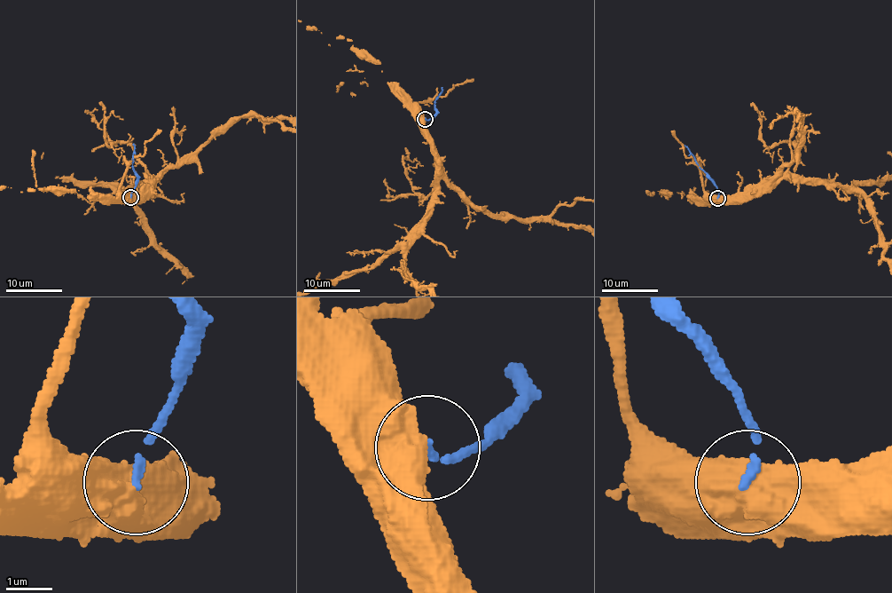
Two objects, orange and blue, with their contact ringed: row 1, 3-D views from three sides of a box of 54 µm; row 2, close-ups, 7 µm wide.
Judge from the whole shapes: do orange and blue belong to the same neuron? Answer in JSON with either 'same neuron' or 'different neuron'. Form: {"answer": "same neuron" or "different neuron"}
{"answer": "different neuron"}

